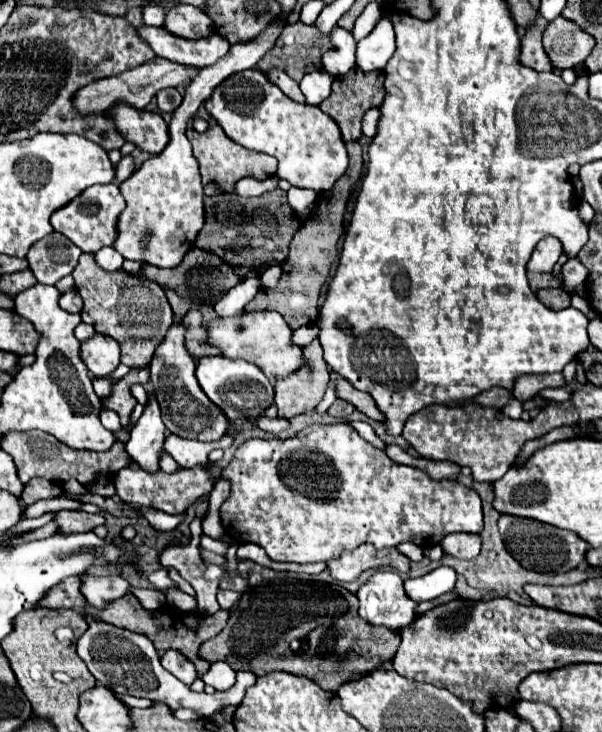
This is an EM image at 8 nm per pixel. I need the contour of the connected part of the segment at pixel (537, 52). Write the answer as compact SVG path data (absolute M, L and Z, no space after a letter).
M537 15L537 21L531 29L527 29L527 35L521 39L521 63L537 69L537 71L549 71L549 73L559 73L559 69L553 67L549 55L543 49L541 43L541 31L545 29L547 21Z

